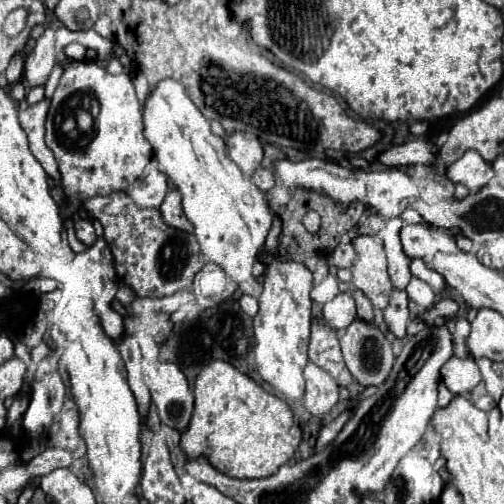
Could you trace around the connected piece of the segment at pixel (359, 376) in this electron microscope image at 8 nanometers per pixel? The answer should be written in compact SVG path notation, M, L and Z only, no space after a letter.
M355 319L347 329L339 331L337 335L339 335L339 341L341 341L341 351L343 351L343 357L345 357L345 365L351 371L353 379L359 381L365 387L369 387L369 385L379 387L387 379L387 375L393 367L393 361L395 361L393 347L387 341L387 337L379 331L379 327L375 327L373 323L363 321L363 319Z

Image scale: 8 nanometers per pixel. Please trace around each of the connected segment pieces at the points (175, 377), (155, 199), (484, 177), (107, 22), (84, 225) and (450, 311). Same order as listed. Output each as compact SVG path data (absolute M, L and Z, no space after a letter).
M155 361L145 365L143 381L159 409L161 423L185 431L193 413L193 393L183 371L175 363Z
M151 169L143 179L127 187L127 195L139 207L159 207L167 193L167 175L159 169Z
M467 151L461 159L447 167L447 177L453 183L463 183L469 191L479 191L493 177L491 163L485 163L477 151Z
M99 15L99 19L97 19L97 23L93 25L93 29L95 29L99 35L107 37L107 39L113 39L113 37L115 37L115 35L113 35L113 23L111 23L111 19L109 19L107 15Z
M79 219L79 221L75 221L75 231L77 231L77 237L79 237L79 241L83 243L83 245L93 245L95 243L95 229L93 229L93 225L91 225L91 221L89 219Z
M441 299L441 301L437 301L425 315L421 315L421 319L423 319L427 325L433 325L433 319L437 319L437 317L449 319L449 317L453 317L455 313L457 313L457 303L455 303L453 299Z

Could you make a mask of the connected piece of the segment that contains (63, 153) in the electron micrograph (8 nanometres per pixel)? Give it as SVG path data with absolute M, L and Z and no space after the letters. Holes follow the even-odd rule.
M59 53L57 59L63 63L63 75L55 95L51 97L51 107L47 115L47 147L55 153L61 171L61 183L67 187L79 189L85 197L95 195L109 195L113 191L125 189L133 183L147 163L151 161L153 147L143 135L143 117L141 105L135 95L135 87L131 83L129 73L111 75L107 69L99 67L95 61L73 61ZM91 91L99 101L99 117L93 125L91 145L67 145L67 135L63 133L63 119L65 115L73 115L75 109L75 95Z

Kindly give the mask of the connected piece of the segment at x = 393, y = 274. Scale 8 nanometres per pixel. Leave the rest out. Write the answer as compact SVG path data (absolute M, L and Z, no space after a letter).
M393 229L393 233L385 233L383 241L385 241L387 261L389 261L391 283L395 285L395 289L403 289L403 287L407 287L407 283L411 279L411 271L409 271L411 259L403 253L403 247L401 247L401 241L399 241L399 233L395 229Z

